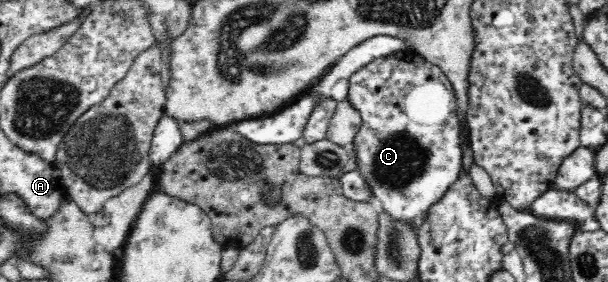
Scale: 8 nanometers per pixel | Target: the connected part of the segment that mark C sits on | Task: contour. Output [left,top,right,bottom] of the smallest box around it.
[347,50,463,223]

